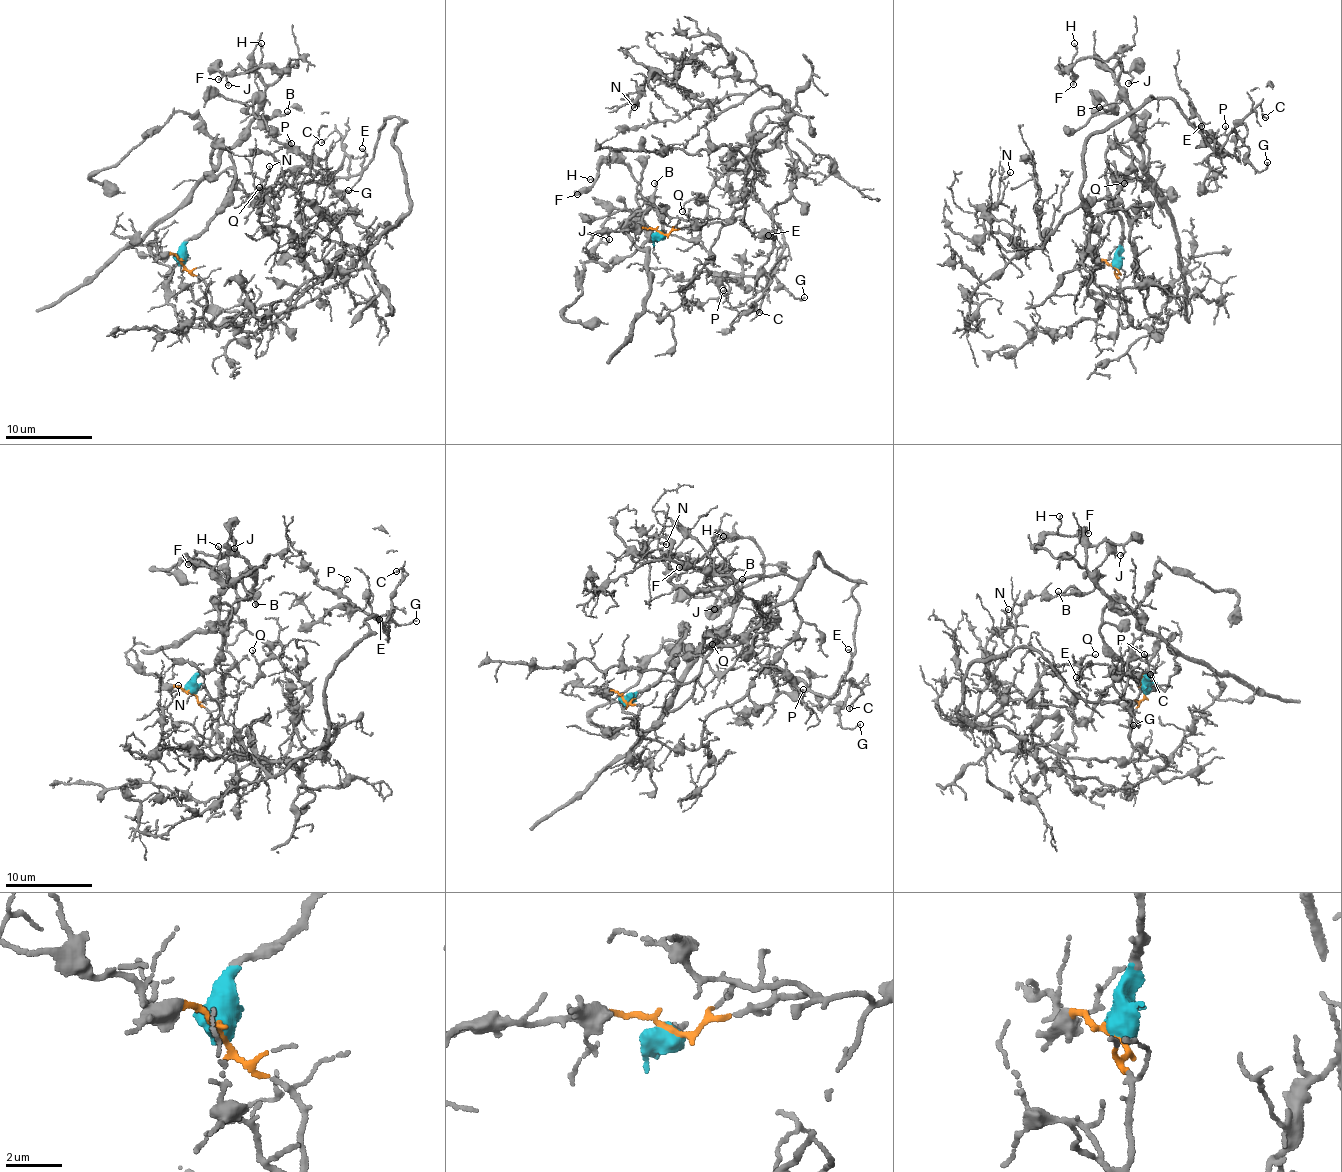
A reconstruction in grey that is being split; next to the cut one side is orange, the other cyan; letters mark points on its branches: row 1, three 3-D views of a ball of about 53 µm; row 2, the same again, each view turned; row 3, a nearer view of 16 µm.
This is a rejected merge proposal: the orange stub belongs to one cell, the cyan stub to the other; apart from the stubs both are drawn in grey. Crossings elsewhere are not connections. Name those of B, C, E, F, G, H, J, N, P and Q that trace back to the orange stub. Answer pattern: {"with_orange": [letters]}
{"with_orange": ["C", "E", "G", "N", "P", "Q"]}

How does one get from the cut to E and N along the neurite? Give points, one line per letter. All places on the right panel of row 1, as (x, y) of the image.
E: (1114, 265), (1123, 327), (1121, 300), (1093, 272), (1085, 142), (1148, 99), (1170, 98), (1212, 146), (1201, 127)
N: (1114, 265), (1123, 327), (1121, 300), (1093, 272), (1087, 212), (1075, 207), (1035, 247), (985, 228), (1009, 173)

